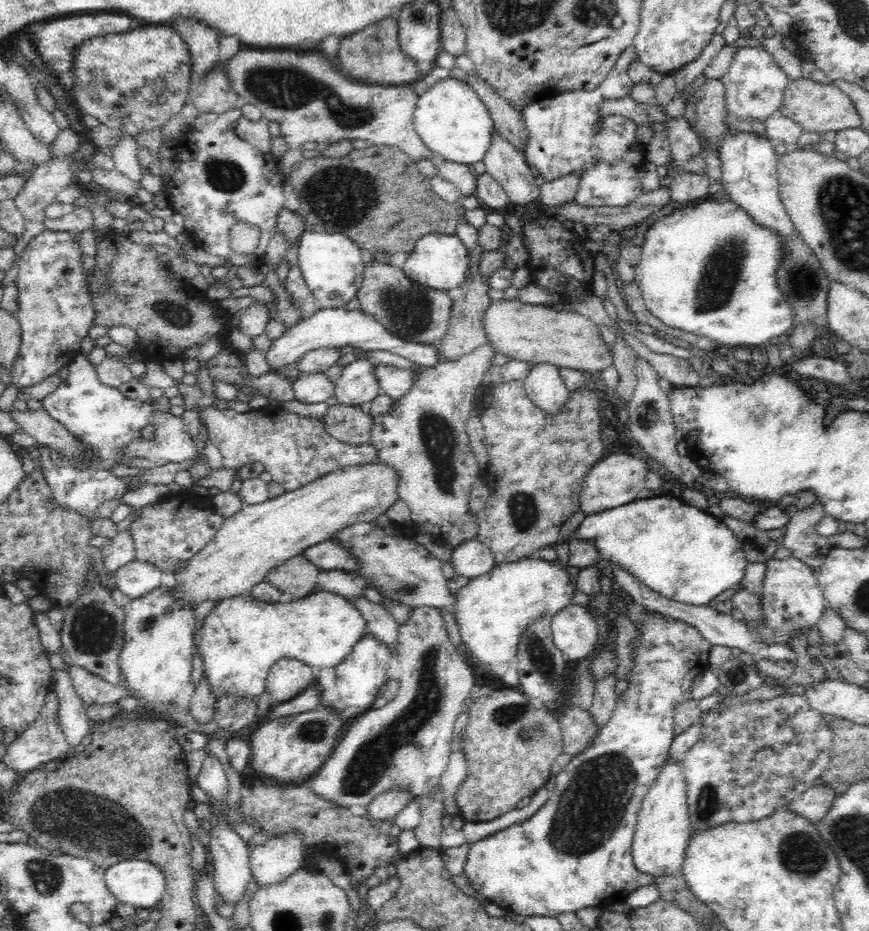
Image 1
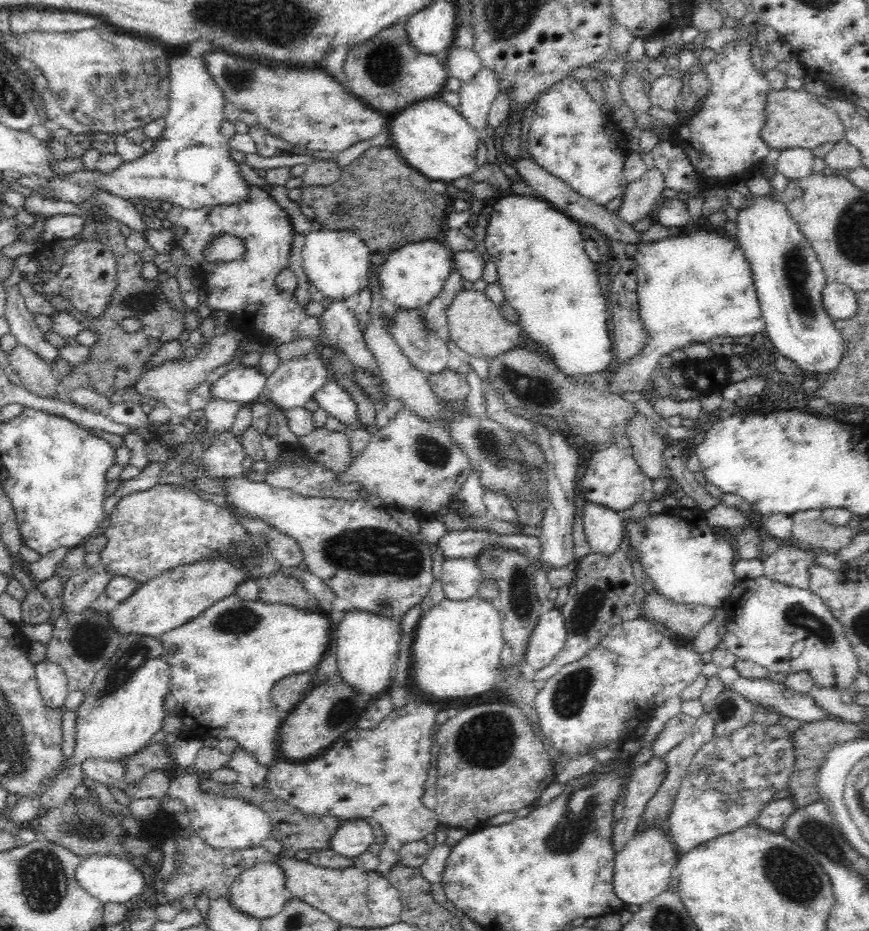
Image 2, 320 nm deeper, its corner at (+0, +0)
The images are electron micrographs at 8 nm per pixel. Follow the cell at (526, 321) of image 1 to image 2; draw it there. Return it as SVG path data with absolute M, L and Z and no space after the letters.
M462 289L450 303L447 310L447 327L452 343L464 353L482 359L491 359L512 350L512 348L525 348L530 346L530 340L526 339L522 327L517 323L506 321L484 291L475 289Z

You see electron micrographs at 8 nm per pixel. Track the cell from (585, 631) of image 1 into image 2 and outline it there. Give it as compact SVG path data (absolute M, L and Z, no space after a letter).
M552 609L538 618L528 637L524 662L538 671L554 660L566 642L566 627L560 610Z

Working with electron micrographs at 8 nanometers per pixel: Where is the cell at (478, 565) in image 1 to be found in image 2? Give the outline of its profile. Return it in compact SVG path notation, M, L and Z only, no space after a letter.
M448 558L443 562L442 587L446 599L464 601L477 595L484 573L474 558Z

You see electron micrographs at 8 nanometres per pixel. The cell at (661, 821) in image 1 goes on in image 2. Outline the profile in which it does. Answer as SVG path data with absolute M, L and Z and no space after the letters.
M650 827L635 832L634 837L615 854L613 889L614 894L627 906L642 906L665 890L670 890L670 877L679 859L679 852L671 841L668 829Z

